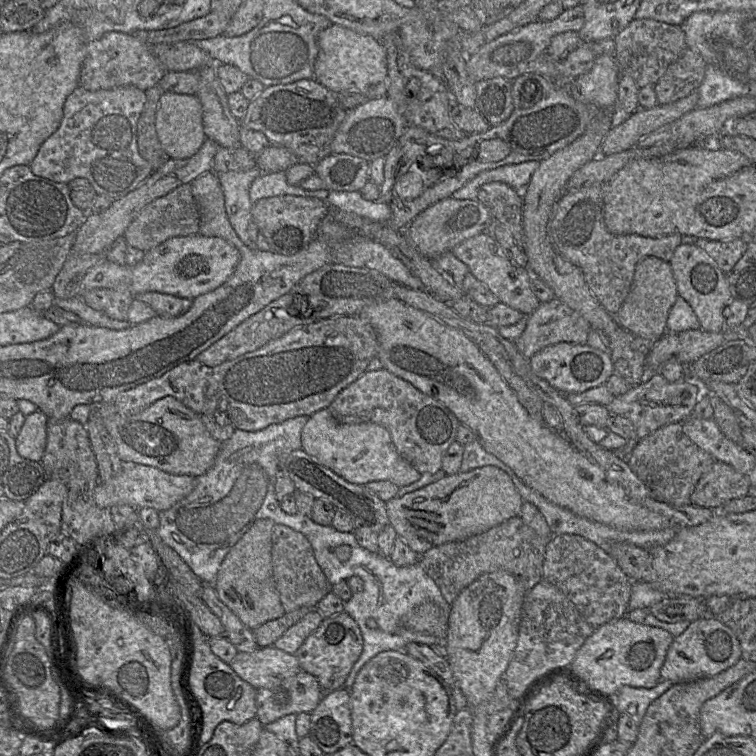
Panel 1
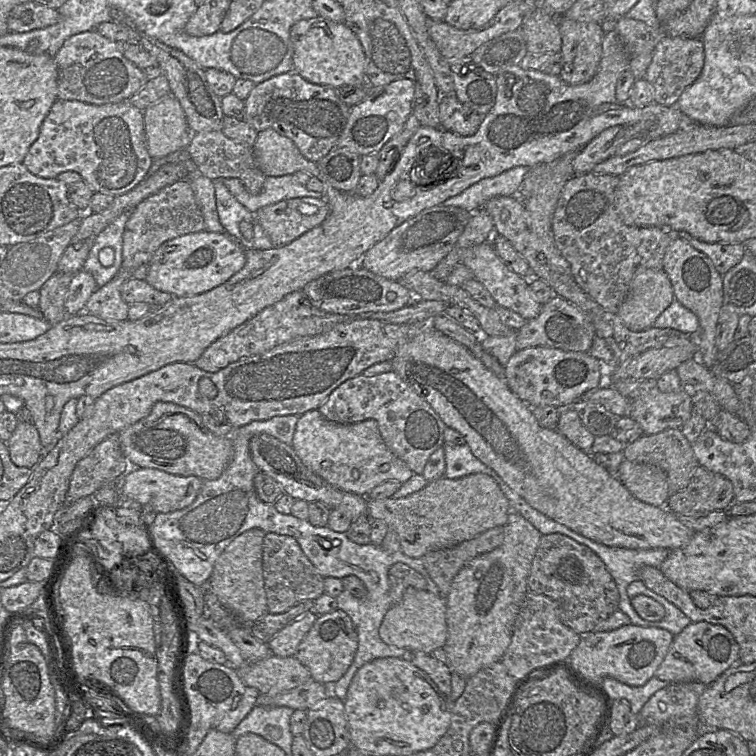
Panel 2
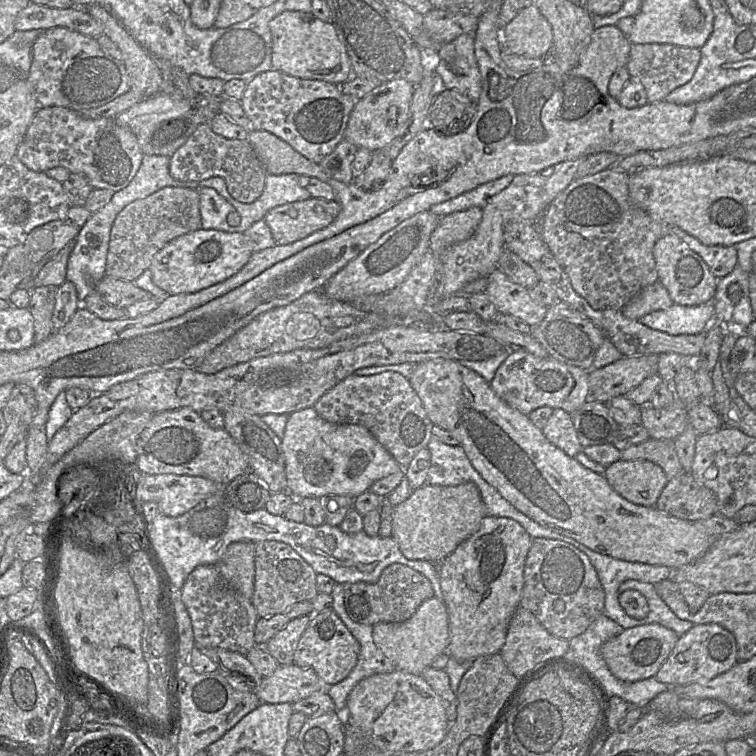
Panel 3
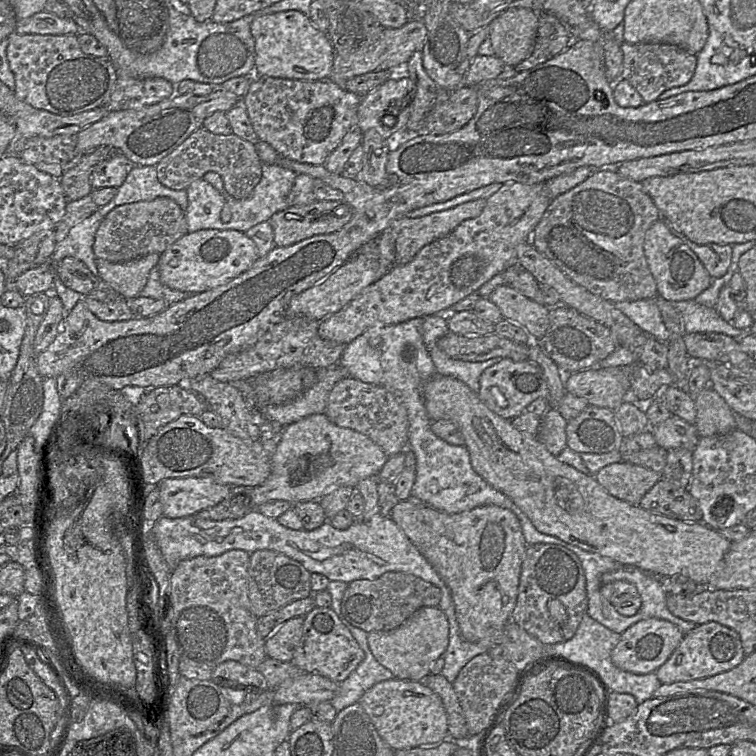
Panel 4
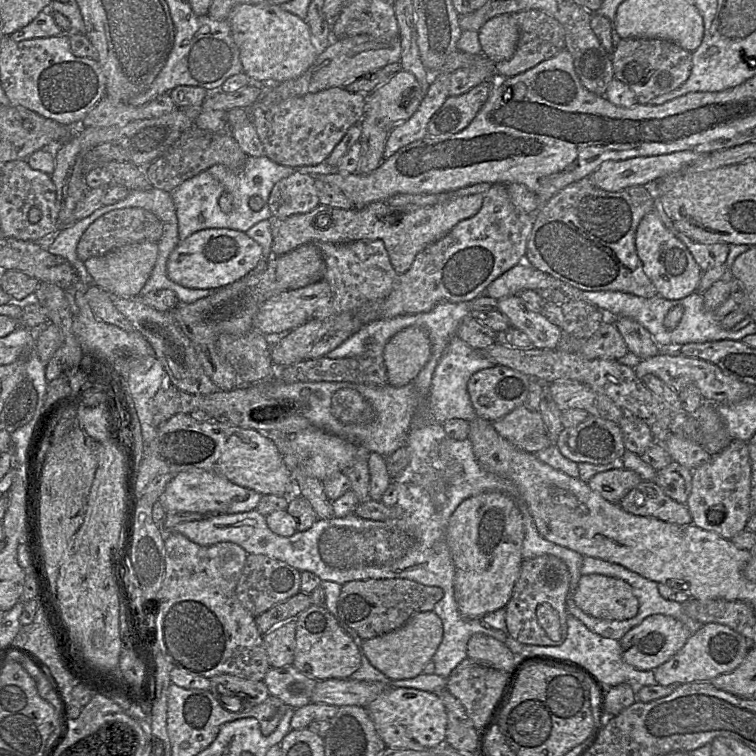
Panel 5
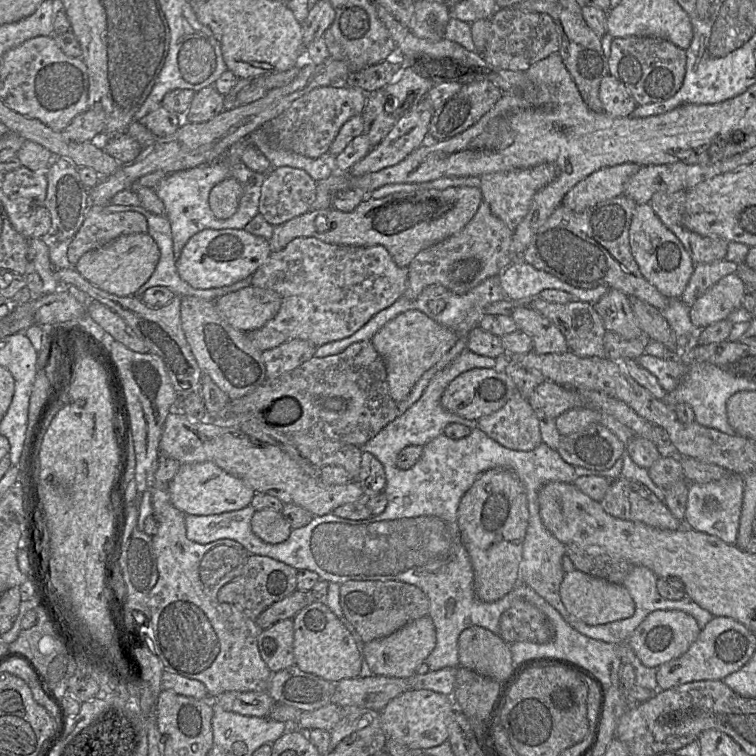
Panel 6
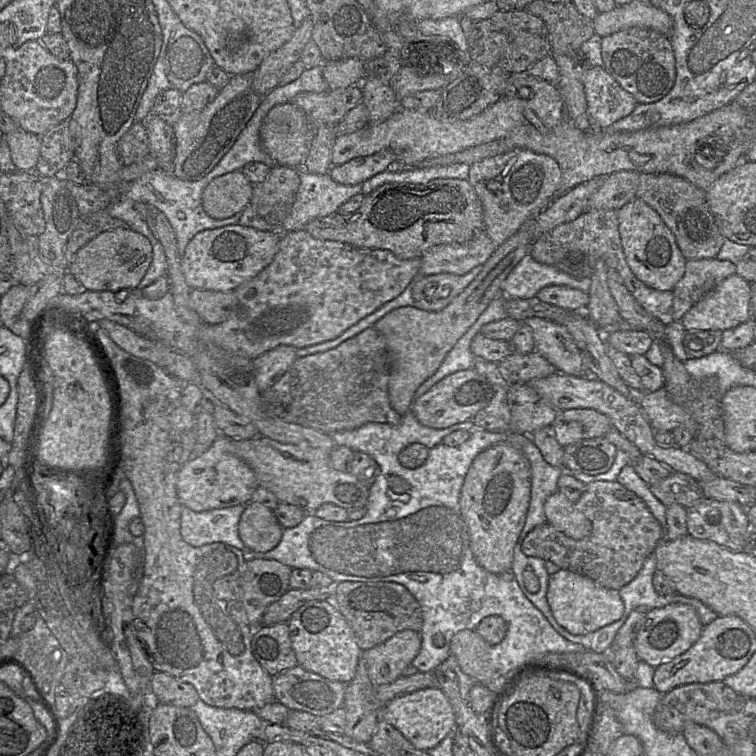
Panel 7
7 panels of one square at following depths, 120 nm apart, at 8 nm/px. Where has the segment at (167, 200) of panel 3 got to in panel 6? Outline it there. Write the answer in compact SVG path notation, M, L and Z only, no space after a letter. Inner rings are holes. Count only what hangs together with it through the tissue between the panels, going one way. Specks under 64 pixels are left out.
M90 206L85 219L72 238L67 257L75 265L80 257L113 239L127 234L147 233L146 217L138 212L106 212L103 206Z

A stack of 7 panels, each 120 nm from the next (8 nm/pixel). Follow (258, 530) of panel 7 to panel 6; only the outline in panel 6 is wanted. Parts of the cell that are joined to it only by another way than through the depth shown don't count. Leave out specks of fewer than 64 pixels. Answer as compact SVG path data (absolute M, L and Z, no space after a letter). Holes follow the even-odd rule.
M272 508L256 511L251 519L251 528L256 536L269 544L283 543L292 531L281 512Z

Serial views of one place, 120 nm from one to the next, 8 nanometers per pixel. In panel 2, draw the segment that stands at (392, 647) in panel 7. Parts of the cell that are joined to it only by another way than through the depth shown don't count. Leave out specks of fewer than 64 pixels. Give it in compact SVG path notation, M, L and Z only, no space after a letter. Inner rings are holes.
M409 587L400 602L393 605L384 615L378 633L387 645L412 653L432 653L435 649L443 647L447 639L446 599L427 590Z

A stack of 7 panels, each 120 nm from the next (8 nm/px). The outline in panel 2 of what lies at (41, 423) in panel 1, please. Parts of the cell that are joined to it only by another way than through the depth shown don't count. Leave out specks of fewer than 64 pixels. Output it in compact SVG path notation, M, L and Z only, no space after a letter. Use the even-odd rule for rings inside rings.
M30 420L19 421L6 444L18 467L34 468L44 454L39 432Z

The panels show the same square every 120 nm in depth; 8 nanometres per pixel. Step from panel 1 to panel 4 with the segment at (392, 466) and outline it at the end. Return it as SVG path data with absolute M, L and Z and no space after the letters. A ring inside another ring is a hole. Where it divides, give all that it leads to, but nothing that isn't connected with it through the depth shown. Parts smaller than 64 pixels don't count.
M324 413L309 415L286 425L276 439L272 456L271 473L260 485L253 487L256 507L271 500L285 500L292 505L302 501L320 500L328 491L341 486L354 487L365 478L377 476L388 455L369 437L355 430L333 423Z

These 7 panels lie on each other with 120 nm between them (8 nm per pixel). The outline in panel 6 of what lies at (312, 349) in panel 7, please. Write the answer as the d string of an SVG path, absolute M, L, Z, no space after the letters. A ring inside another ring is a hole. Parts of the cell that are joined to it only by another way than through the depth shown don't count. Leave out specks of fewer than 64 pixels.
M490 278L484 280L477 287L473 288L465 294L455 294L446 289L444 286L438 284L429 285L424 288L420 295L414 300L409 300L402 296L390 307L380 311L378 314L372 317L360 330L358 330L350 337L318 347L315 351L314 357L323 358L336 355L343 352L354 343L361 341L371 341L375 333L379 329L381 329L387 322L394 319L399 314L412 309L424 313L438 324L454 331L457 334L458 338L464 337L468 335L468 333L474 327L479 325L480 319L484 315L484 309L490 304L490 290ZM440 299L443 300L445 308L441 312L435 313L429 308L429 302L432 300L436 301Z

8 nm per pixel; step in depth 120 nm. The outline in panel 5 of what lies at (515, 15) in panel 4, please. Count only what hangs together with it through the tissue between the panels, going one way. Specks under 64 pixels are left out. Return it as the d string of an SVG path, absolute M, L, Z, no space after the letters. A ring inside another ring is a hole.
M513 14L488 20L478 31L482 54L494 63L510 59L519 39L519 27Z

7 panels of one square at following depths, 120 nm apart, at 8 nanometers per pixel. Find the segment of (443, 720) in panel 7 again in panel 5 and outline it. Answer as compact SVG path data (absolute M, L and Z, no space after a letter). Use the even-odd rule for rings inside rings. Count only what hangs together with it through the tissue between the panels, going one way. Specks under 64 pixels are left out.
M389 687L367 707L377 734L386 747L420 750L437 746L445 741L447 713L438 693L415 688Z

